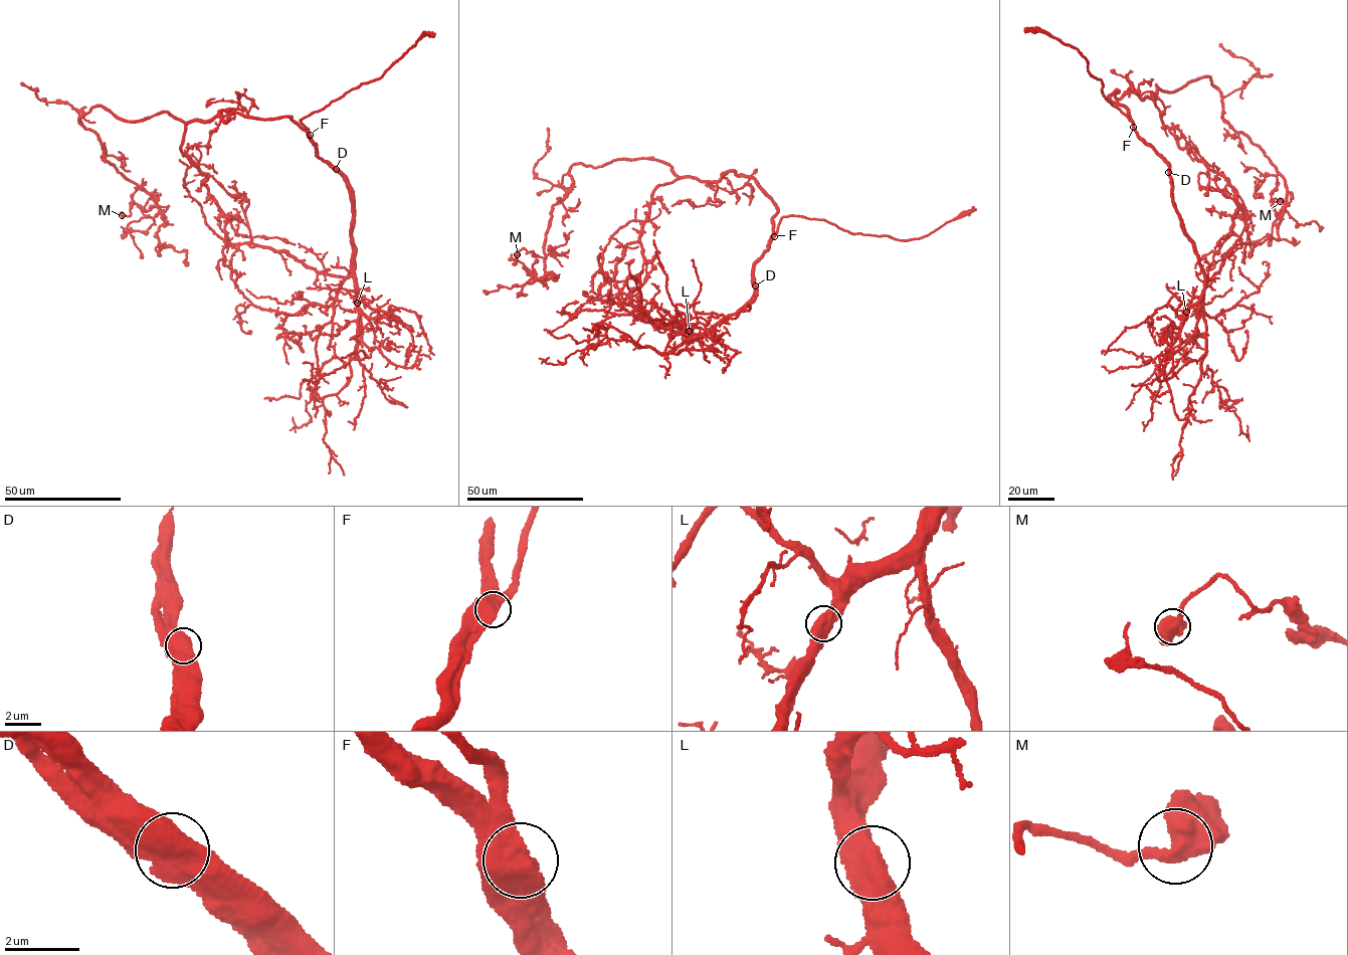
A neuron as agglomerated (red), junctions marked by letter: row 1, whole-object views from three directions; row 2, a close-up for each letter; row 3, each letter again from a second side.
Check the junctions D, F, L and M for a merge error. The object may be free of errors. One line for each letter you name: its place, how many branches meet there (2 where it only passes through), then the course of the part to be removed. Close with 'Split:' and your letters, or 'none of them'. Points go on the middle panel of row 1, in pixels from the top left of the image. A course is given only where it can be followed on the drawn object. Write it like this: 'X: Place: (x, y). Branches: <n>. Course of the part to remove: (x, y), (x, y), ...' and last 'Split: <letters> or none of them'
Split: none of them

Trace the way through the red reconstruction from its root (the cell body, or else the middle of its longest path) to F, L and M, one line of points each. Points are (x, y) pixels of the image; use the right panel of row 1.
F: (1201, 162), (1179, 146), (1152, 100), (1133, 92), (1118, 99), (1113, 91), (1108, 96), (1128, 112), (1133, 127)
L: (1201, 162), (1233, 187), (1237, 210), (1242, 207), (1250, 222), (1204, 282), (1200, 300), (1186, 312)
M: (1201, 162), (1163, 124), (1156, 85), (1171, 91), (1210, 76), (1223, 118), (1275, 165), (1270, 201), (1280, 202)

